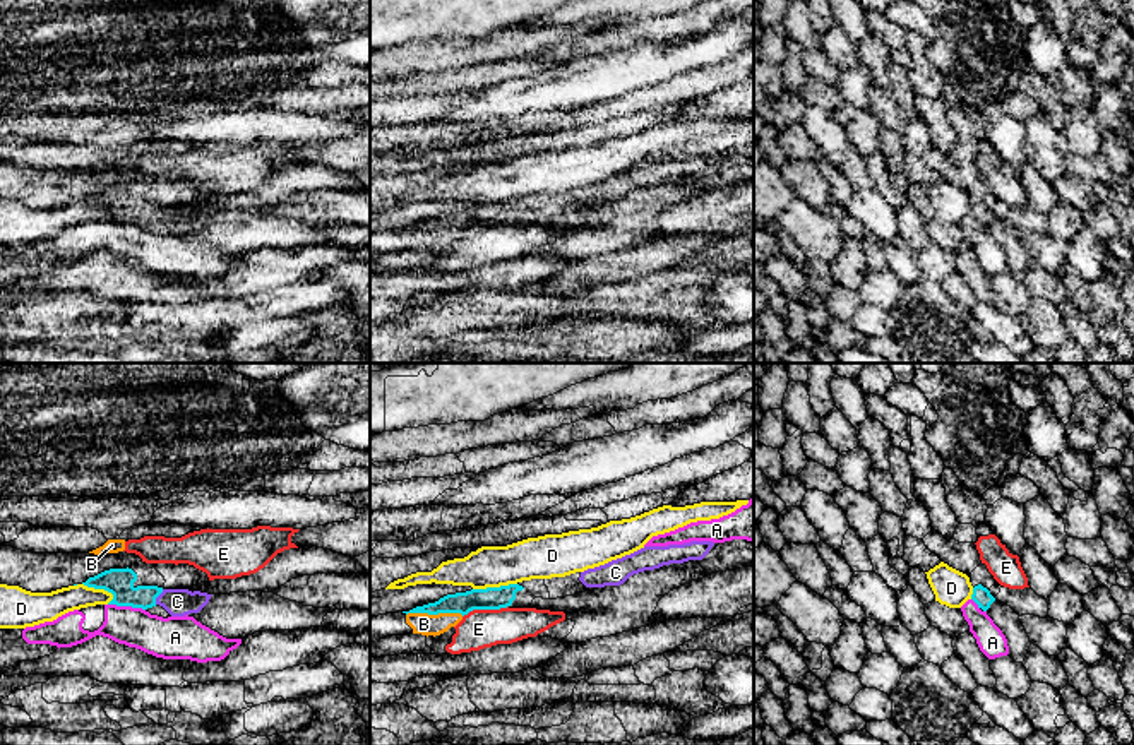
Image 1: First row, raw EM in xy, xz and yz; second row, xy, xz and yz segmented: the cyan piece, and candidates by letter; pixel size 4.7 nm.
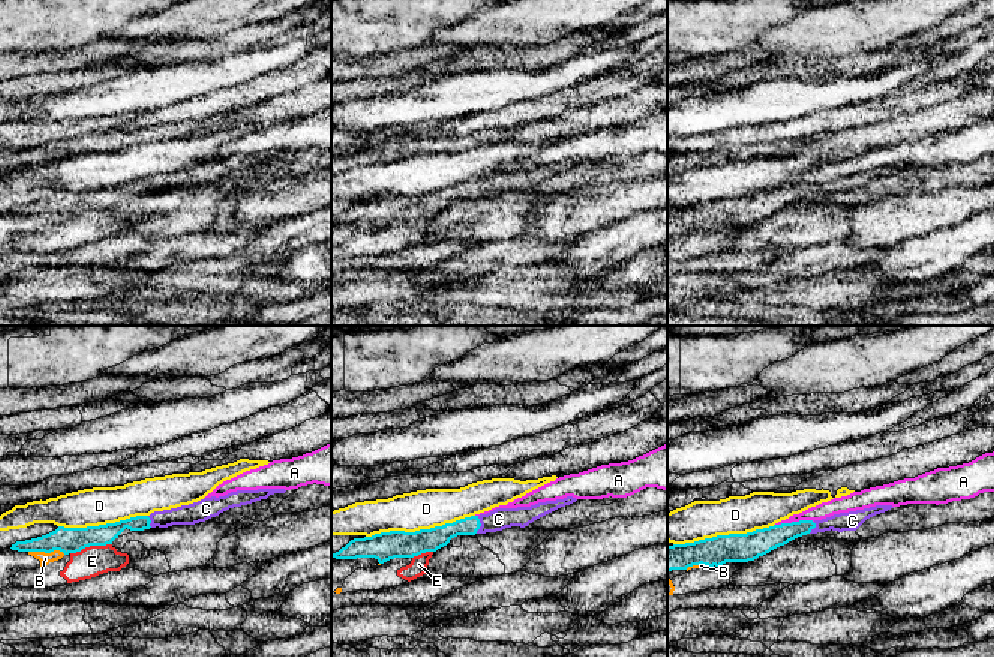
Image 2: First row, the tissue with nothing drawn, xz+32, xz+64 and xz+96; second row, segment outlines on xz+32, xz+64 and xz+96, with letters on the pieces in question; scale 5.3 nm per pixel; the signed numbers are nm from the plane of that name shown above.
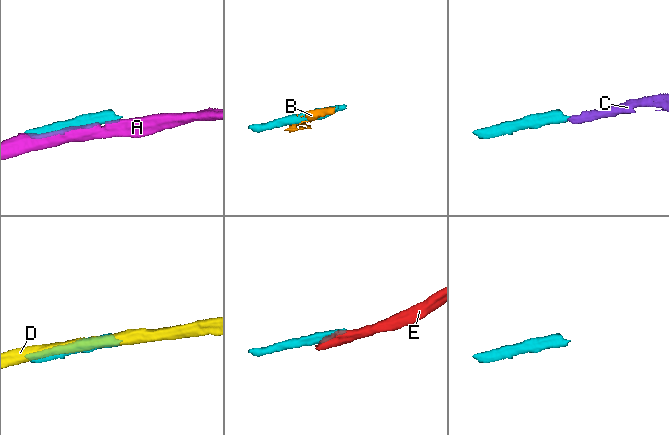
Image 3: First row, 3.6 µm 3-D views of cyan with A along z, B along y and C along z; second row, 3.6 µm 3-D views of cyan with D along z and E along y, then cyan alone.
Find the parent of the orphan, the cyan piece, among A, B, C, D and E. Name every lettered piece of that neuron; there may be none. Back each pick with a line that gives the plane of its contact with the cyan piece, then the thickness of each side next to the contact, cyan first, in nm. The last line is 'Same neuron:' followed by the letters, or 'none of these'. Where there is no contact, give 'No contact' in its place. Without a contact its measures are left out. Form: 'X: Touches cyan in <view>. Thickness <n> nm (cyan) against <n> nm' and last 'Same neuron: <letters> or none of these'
C: Touches cyan in xy. Thickness 130 nm (cyan) against 130 nm
Same neuron: C

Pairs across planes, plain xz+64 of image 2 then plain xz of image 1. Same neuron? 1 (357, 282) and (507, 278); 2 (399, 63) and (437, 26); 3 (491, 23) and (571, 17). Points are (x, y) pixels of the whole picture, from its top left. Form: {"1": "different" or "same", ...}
{"1": "different", "2": "different", "3": "same"}

